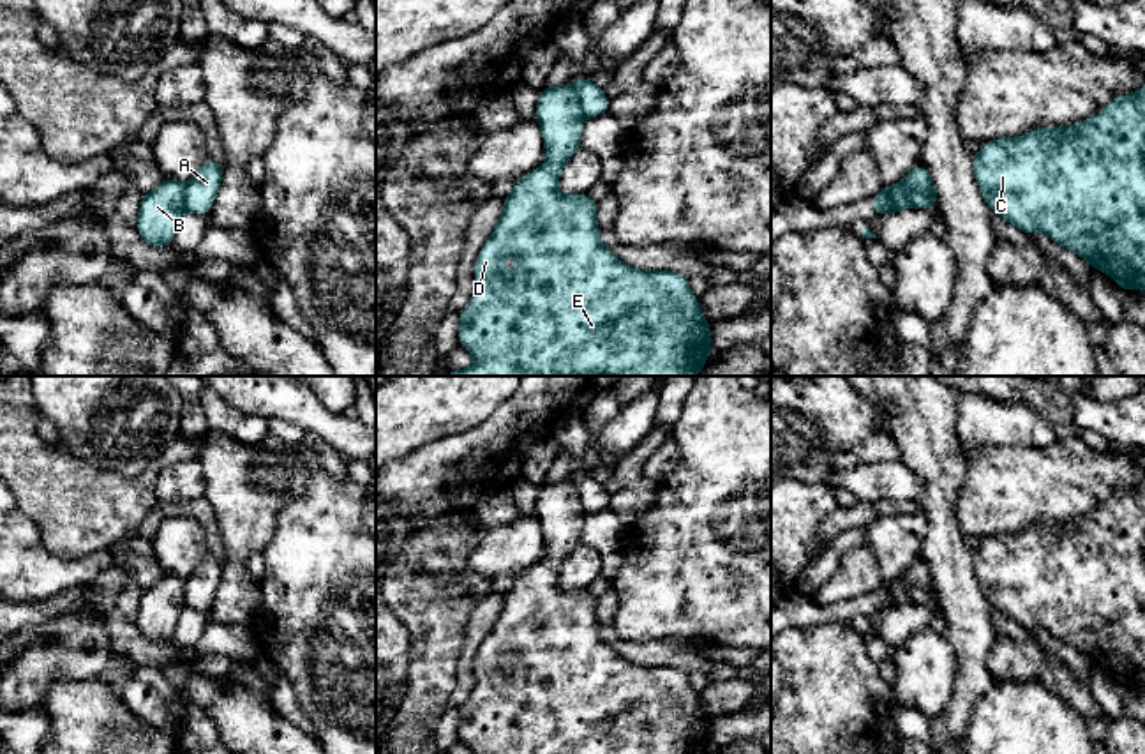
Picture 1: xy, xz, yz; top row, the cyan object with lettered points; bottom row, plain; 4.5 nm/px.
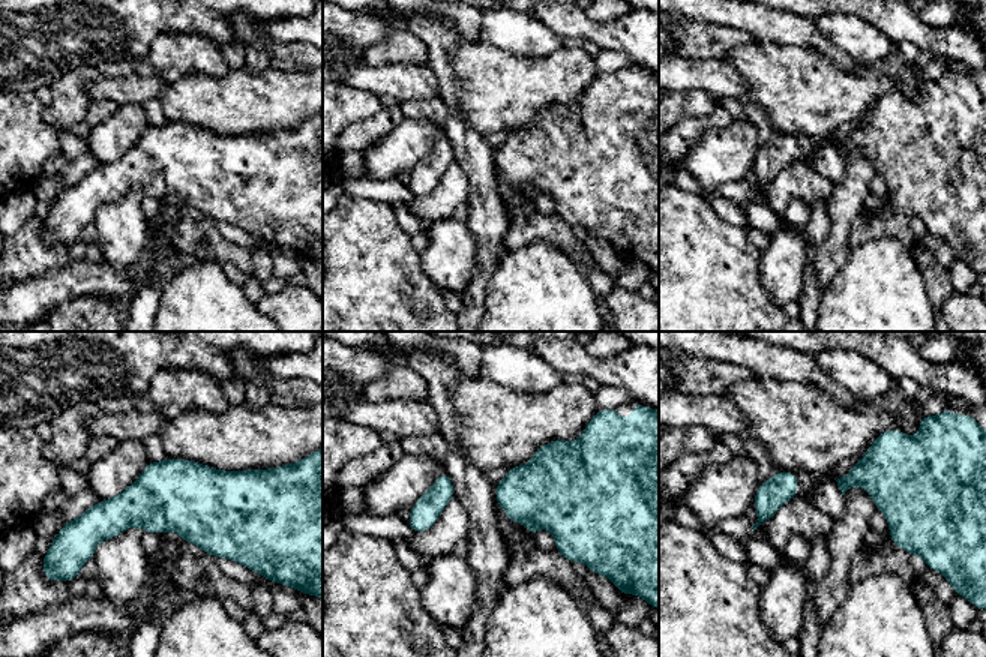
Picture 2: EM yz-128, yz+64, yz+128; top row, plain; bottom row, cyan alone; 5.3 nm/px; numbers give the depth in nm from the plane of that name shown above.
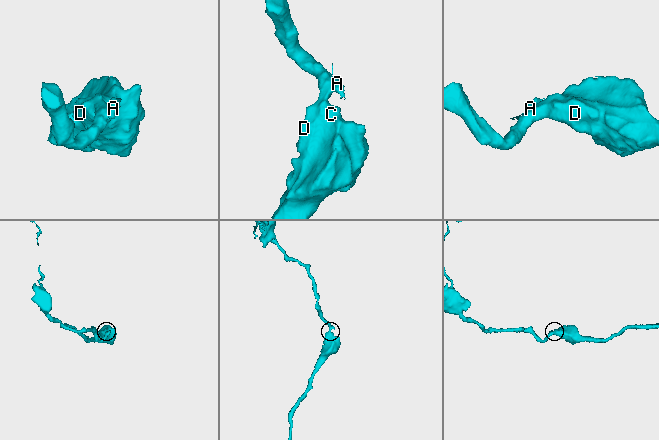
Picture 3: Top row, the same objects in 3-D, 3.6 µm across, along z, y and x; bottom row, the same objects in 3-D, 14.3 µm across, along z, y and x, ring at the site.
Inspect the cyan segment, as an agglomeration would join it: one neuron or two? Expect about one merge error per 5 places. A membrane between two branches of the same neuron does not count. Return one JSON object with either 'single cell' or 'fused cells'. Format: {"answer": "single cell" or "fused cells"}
{"answer": "fused cells"}

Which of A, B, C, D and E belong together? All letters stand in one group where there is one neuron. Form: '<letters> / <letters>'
A / B C D E

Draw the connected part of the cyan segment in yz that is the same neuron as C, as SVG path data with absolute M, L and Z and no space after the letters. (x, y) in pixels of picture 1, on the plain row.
M1145 482L1113 494L1094 512L1059 523L1032 524L1016 533L984 537L972 554L983 595L992 607L1027 629L1048 630L1055 639L1108 669L1126 689L1145 687Z

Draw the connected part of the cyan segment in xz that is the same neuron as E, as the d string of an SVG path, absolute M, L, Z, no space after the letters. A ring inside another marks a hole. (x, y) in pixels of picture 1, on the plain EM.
M545 480L535 516L542 524L547 554L538 565L515 574L512 588L503 593L499 616L475 655L475 689L459 708L459 742L473 754L709 754L711 719L690 687L690 675L672 666L639 666L623 659L600 637L598 597L587 588L559 588L559 570L580 544L584 526L584 509L573 482ZM506 652L519 655L512 671L501 662Z

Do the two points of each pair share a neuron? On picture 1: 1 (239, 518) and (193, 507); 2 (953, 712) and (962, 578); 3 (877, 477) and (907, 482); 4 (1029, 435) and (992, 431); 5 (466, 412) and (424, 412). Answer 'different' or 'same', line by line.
1: different
2: same
3: same
4: same
5: same

